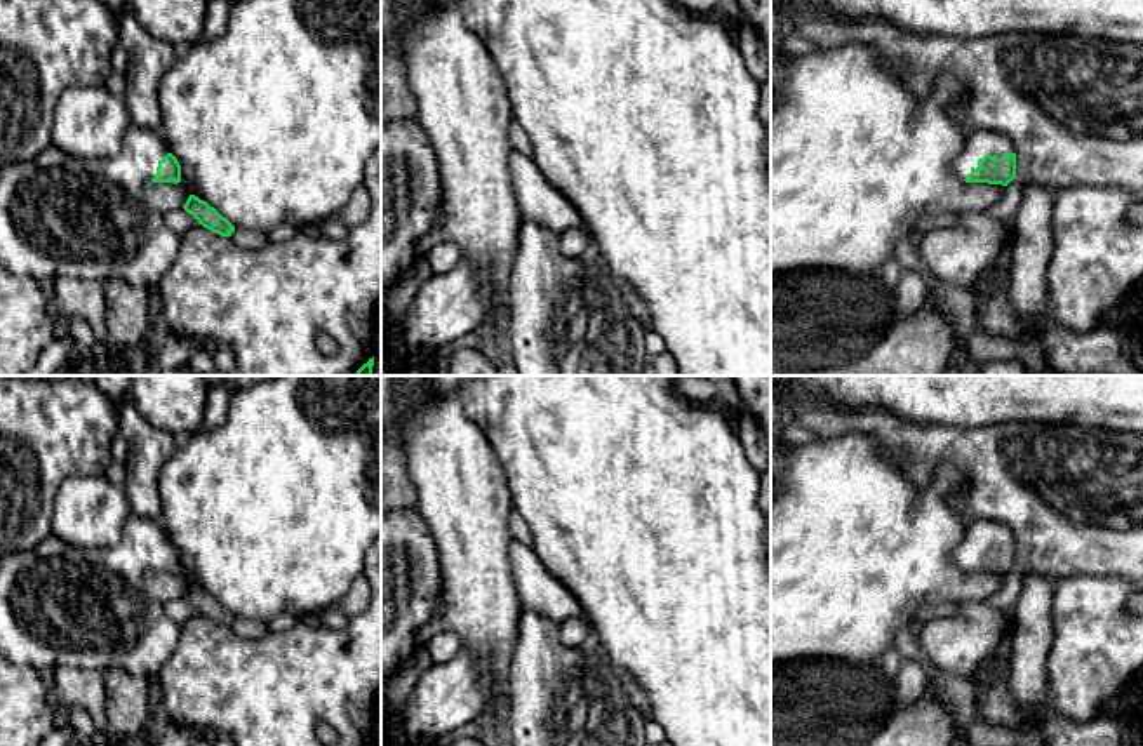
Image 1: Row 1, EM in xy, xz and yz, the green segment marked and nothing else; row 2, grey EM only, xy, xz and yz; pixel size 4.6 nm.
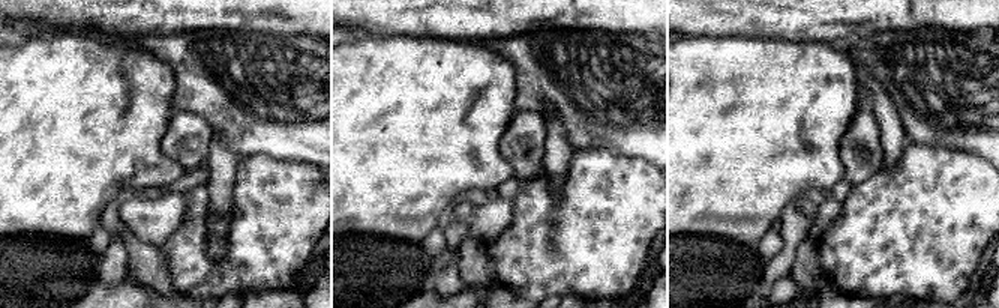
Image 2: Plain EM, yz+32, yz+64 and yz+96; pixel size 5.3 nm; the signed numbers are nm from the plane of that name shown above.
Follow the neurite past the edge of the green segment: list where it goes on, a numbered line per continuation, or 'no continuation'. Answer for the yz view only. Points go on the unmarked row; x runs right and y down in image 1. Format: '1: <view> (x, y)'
1: yz (978, 532)

